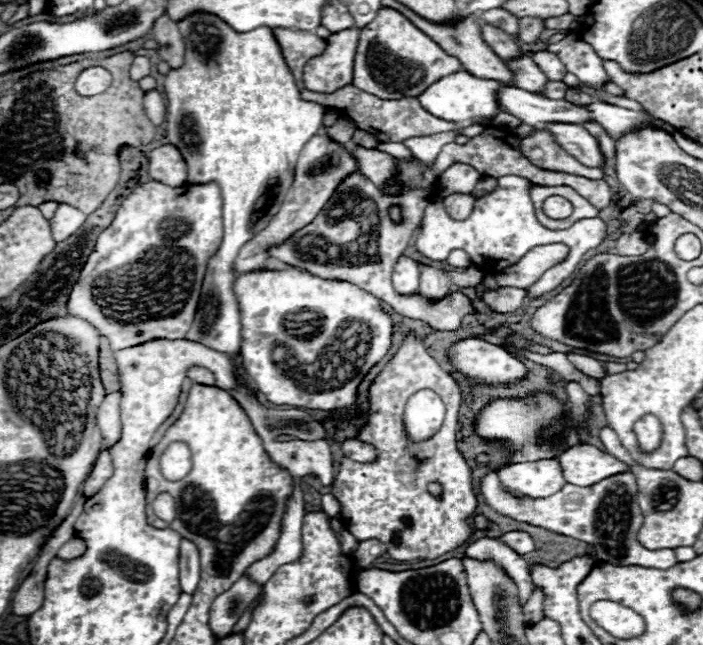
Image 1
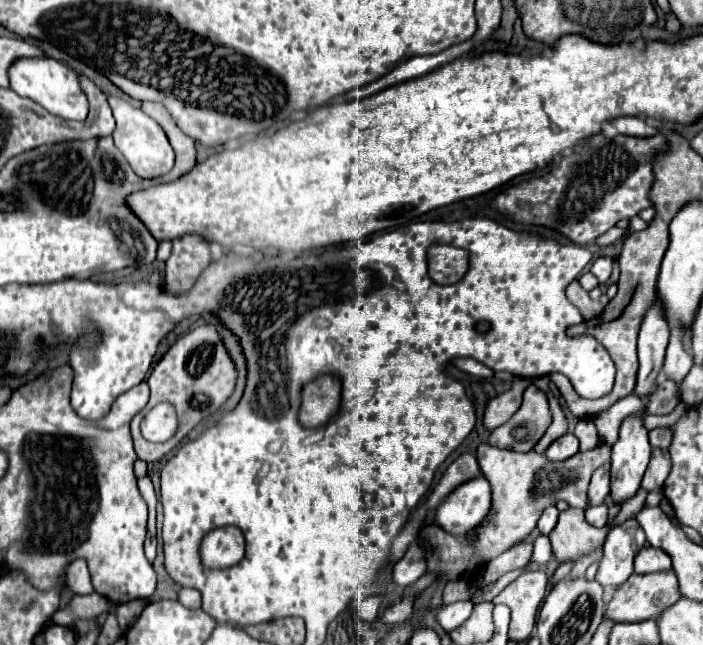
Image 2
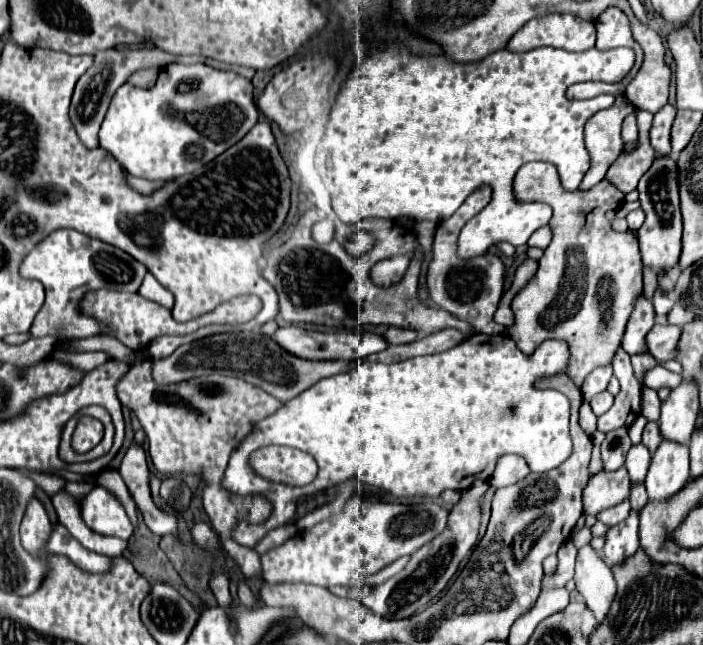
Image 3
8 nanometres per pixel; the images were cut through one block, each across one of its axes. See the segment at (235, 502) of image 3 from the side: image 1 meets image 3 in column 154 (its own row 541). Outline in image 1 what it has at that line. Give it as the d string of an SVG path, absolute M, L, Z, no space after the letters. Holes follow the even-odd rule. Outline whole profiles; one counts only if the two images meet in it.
M408 332L404 342L400 344L398 352L394 358L384 366L384 370L376 376L376 380L370 384L368 390L368 410L364 416L362 426L358 428L358 440L372 444L378 450L378 456L374 462L352 462L348 458L340 460L336 480L332 484L332 494L340 502L342 510L342 524L358 538L358 540L368 540L368 538L378 538L380 542L386 544L386 552L394 560L434 560L446 552L452 552L460 546L464 546L472 538L472 526L470 518L476 512L478 498L474 494L474 484L472 484L472 470L468 462L464 460L462 452L456 446L456 424L458 424L458 408L460 408L460 388L454 382L454 378L444 372L438 362L426 352L422 338L414 332ZM418 390L432 390L436 392L444 406L446 406L446 418L442 428L425 441L416 442L407 436L404 428L402 412L408 396ZM428 482L438 482L442 486L440 496L432 496L426 490Z

